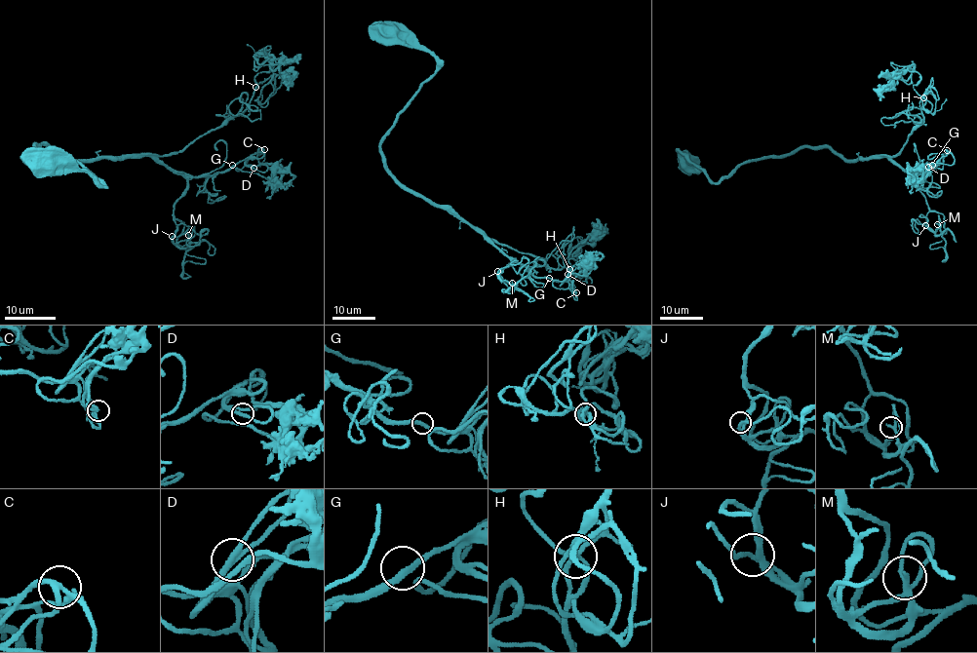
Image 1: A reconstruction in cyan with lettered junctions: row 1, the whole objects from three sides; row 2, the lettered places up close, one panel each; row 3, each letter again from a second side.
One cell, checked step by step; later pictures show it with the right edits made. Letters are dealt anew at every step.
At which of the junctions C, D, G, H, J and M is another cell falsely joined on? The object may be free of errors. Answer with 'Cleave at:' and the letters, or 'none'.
Cleave at: none

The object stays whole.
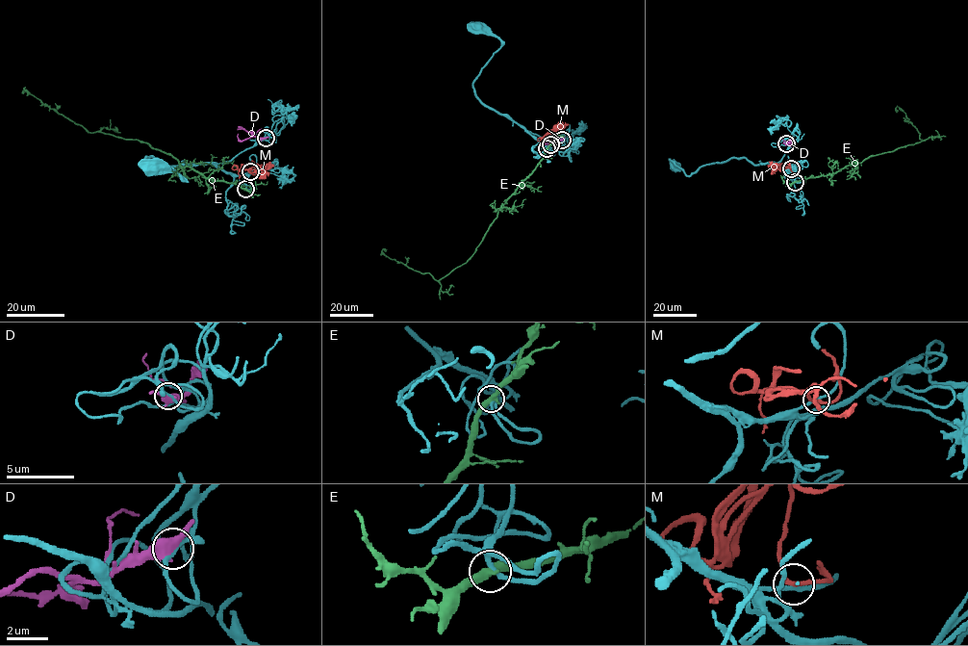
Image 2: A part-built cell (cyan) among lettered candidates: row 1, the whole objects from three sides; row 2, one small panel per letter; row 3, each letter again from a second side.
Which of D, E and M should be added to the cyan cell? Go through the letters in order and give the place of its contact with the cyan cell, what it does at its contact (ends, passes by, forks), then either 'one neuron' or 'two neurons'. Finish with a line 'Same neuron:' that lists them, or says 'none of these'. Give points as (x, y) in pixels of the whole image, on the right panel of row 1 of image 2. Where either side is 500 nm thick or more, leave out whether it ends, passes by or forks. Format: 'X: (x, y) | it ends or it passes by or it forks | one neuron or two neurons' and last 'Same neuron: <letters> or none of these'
D: (786, 143) | it passes by | two neurons
E: (795, 182) | it passes by | two neurons
M: (791, 168) | it passes by | one neuron
Same neuron: M

